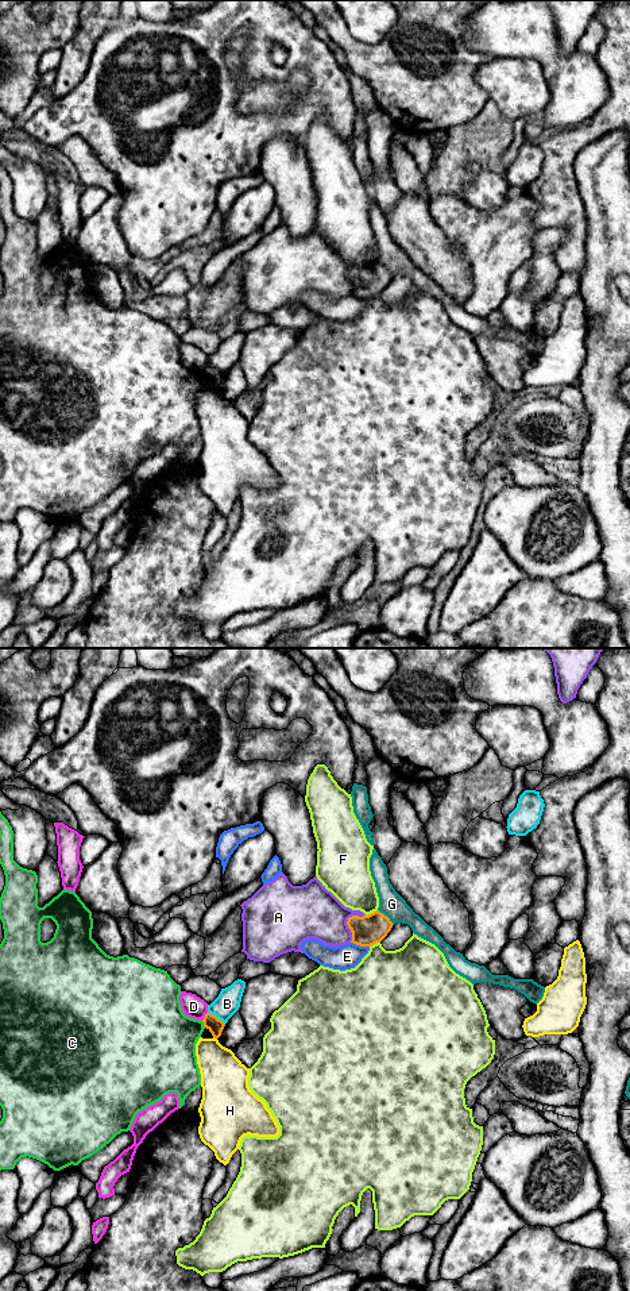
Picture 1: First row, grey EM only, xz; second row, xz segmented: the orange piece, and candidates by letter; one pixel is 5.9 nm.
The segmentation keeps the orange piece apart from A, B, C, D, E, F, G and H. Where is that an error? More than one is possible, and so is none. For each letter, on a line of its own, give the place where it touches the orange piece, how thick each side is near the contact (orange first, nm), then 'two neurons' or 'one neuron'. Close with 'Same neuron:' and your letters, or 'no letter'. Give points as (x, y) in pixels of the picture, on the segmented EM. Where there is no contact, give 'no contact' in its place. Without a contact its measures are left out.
A: contact xz (347, 923); calibres 180 and 320 nm; two neurons
B: contact xz (215, 1016); calibres 90 and 150 nm; two neurons
C: contact xz (204, 1024); calibres 90 and 380 nm; two neurons
D: contact xz (205, 1016); calibres 90 and 140 nm; two neurons
E: contact xz (360, 945); calibres 180 and 150 nm; two neurons
F: contact xz (371, 913); calibres 180 and 280 nm; two neurons
G: contact xz (386, 916); calibres 180 and 150 nm; two neurons
H: contact xz (215, 1037); calibres 90 and 280 nm; two neurons
Same neuron: no letter

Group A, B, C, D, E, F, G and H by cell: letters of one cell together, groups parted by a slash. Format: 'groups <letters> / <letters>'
groups A / B / C / D / E / F / G / H

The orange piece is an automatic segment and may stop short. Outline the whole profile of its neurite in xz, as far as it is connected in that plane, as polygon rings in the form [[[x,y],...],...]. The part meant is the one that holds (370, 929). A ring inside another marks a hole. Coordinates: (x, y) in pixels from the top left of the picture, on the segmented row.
[[[379,910],[368,916],[352,916],[347,921],[352,932],[352,941],[360,947],[371,947],[380,943],[393,928],[393,922]]]

